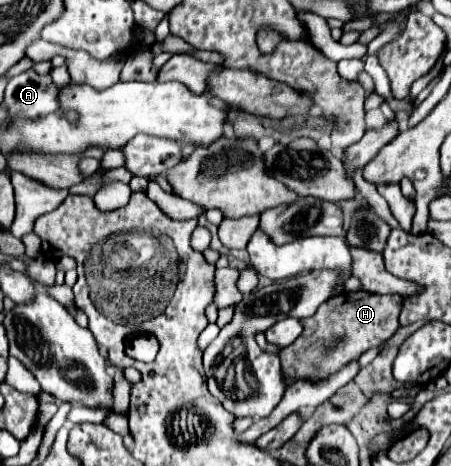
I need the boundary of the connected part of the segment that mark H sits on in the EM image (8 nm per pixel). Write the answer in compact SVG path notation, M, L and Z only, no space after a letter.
M364 290L342 292L332 296L332 300L326 300L314 316L300 320L304 332L292 346L280 352L284 382L290 384L298 378L326 378L352 360L358 360L366 350L384 344L398 330L400 304L402 300L398 294L380 296Z

